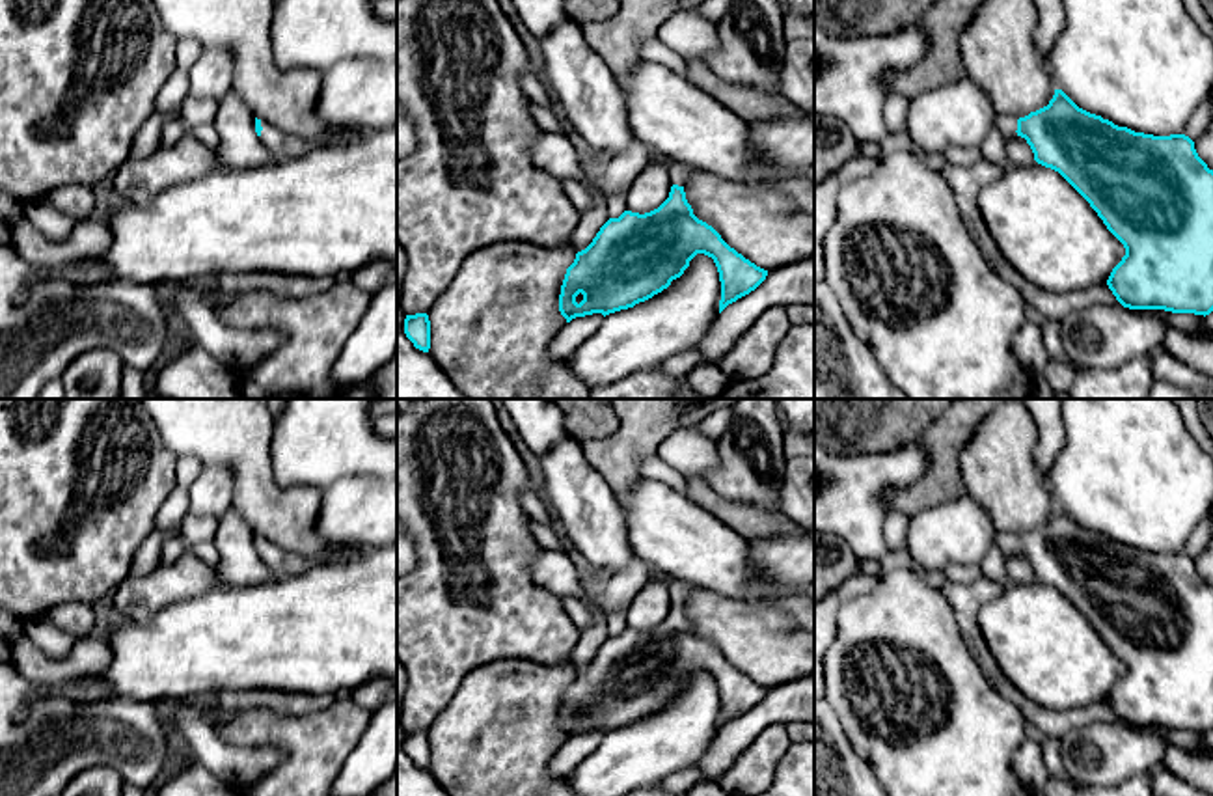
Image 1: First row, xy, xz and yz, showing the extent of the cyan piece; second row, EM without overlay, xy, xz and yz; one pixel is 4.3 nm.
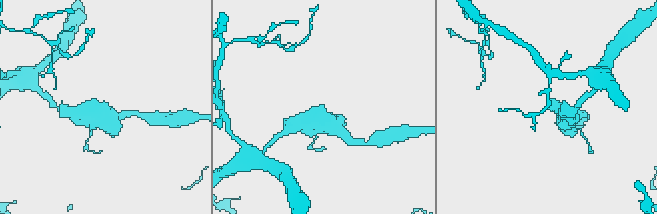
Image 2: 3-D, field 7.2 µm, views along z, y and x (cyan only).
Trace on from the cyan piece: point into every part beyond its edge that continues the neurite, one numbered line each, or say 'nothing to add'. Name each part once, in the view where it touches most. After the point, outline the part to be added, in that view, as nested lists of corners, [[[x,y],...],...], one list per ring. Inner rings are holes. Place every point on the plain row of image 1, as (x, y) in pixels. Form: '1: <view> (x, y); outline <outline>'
1: xy (282, 563); outline [[[261,537],[261,559],[274,572],[276,580],[283,580],[294,574],[300,574],[319,563],[332,563],[350,557],[360,557],[369,546],[360,542],[343,544],[332,552],[322,554],[319,559],[307,559],[293,552],[285,552],[279,546],[272,544],[265,537]]]

